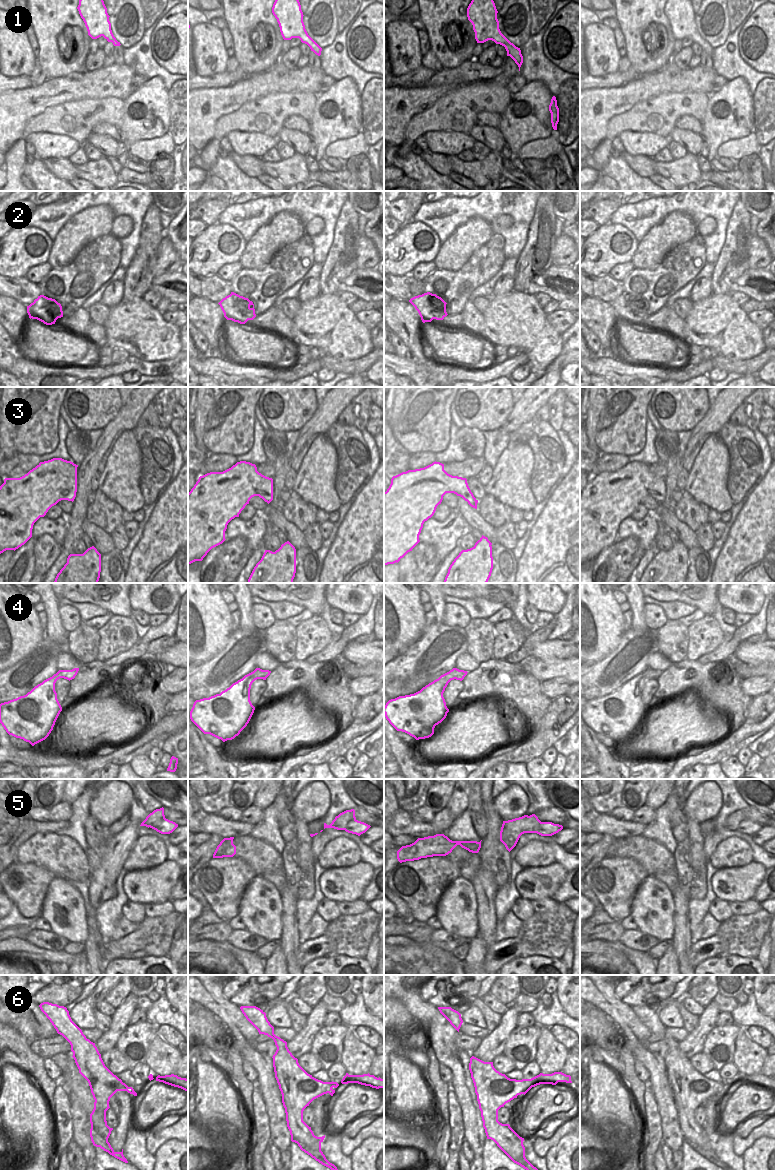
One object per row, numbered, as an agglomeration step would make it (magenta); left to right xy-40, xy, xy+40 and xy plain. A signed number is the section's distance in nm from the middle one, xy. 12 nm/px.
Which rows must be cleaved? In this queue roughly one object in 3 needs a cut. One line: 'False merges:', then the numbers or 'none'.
False merges: 2, 5

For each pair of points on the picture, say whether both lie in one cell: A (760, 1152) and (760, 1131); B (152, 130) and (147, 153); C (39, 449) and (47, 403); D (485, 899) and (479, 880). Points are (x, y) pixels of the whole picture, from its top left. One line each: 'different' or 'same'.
A: different
B: different
C: same
D: same

